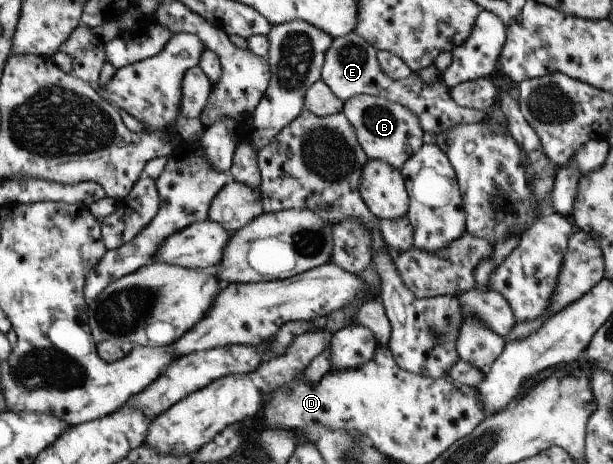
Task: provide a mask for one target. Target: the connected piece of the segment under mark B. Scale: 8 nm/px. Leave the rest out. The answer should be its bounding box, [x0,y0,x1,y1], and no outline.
[341,94,424,170]

